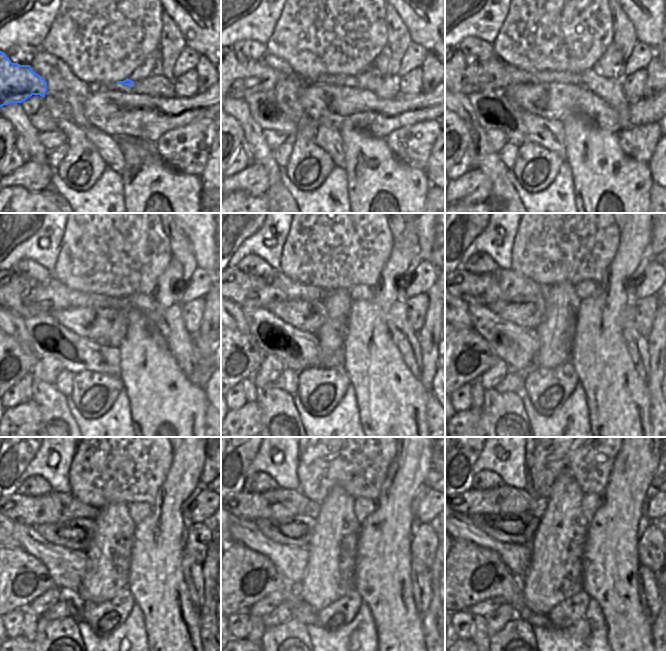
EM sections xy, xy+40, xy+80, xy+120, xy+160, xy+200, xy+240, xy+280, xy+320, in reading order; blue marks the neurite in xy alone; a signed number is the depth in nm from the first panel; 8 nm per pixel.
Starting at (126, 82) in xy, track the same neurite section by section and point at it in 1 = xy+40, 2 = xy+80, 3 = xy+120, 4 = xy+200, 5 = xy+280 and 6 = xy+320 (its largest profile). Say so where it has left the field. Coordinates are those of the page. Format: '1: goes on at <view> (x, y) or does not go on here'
1: goes on at xy+40 (367, 81)
2: goes on at xy+80 (465, 75)
3: goes on at xy+120 (28, 298)
4: goes on at xy+200 (503, 284)
5: goes on at xy+280 (279, 503)
6: goes on at xy+320 (503, 499)

